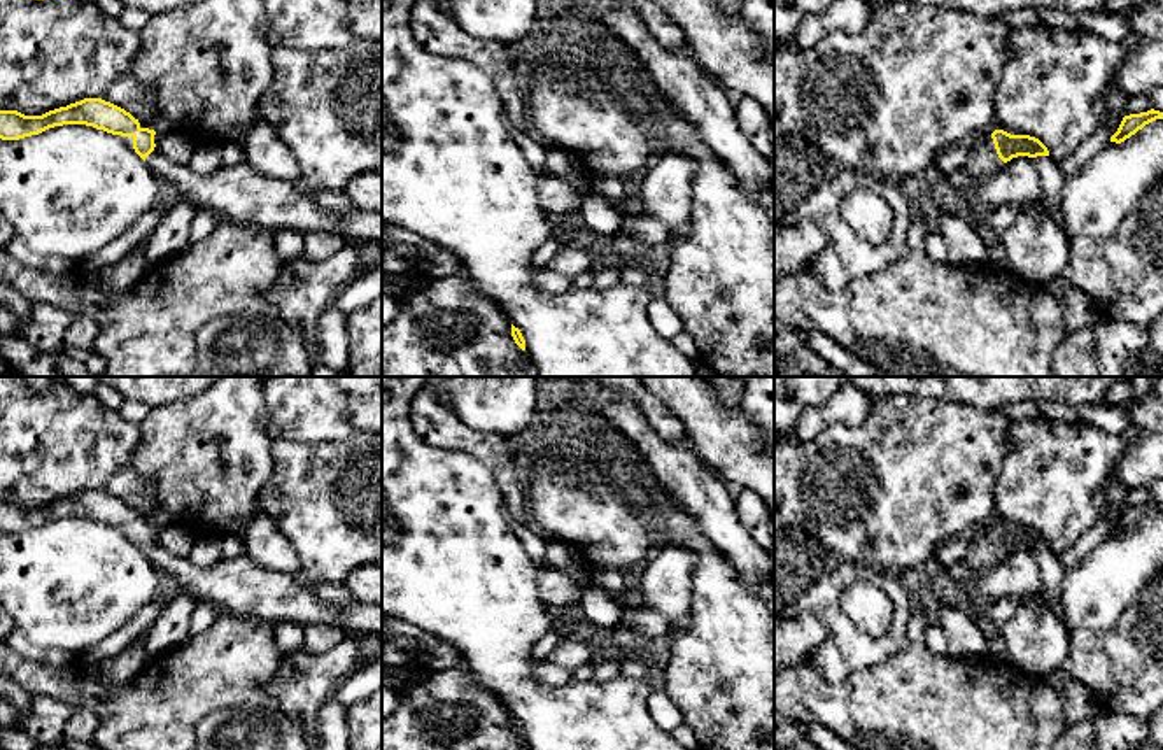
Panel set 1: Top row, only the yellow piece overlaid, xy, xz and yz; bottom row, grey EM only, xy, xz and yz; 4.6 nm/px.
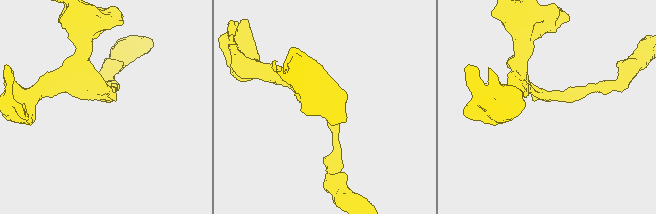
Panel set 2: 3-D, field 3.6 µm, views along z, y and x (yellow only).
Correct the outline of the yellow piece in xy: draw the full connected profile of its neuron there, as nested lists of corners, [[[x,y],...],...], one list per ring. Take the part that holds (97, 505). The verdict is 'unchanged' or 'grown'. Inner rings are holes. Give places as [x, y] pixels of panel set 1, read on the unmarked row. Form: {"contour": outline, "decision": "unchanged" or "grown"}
{"contour": [[[84,491],[42,508],[0,503],[2,533],[19,533],[63,517],[86,517],[112,527],[131,529],[135,545],[163,573],[168,591],[208,601],[219,613],[268,620],[275,626],[280,622],[305,629],[333,626],[347,634],[382,636],[382,605],[352,601],[349,606],[329,606],[298,577],[261,568],[247,555],[198,568],[187,557],[173,555],[156,541],[154,522],[142,520],[130,505],[102,491]]], "decision": "grown"}

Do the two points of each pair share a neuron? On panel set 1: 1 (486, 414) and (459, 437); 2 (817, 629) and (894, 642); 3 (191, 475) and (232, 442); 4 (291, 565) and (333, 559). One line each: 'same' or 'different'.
1: different
2: different
3: same
4: different

